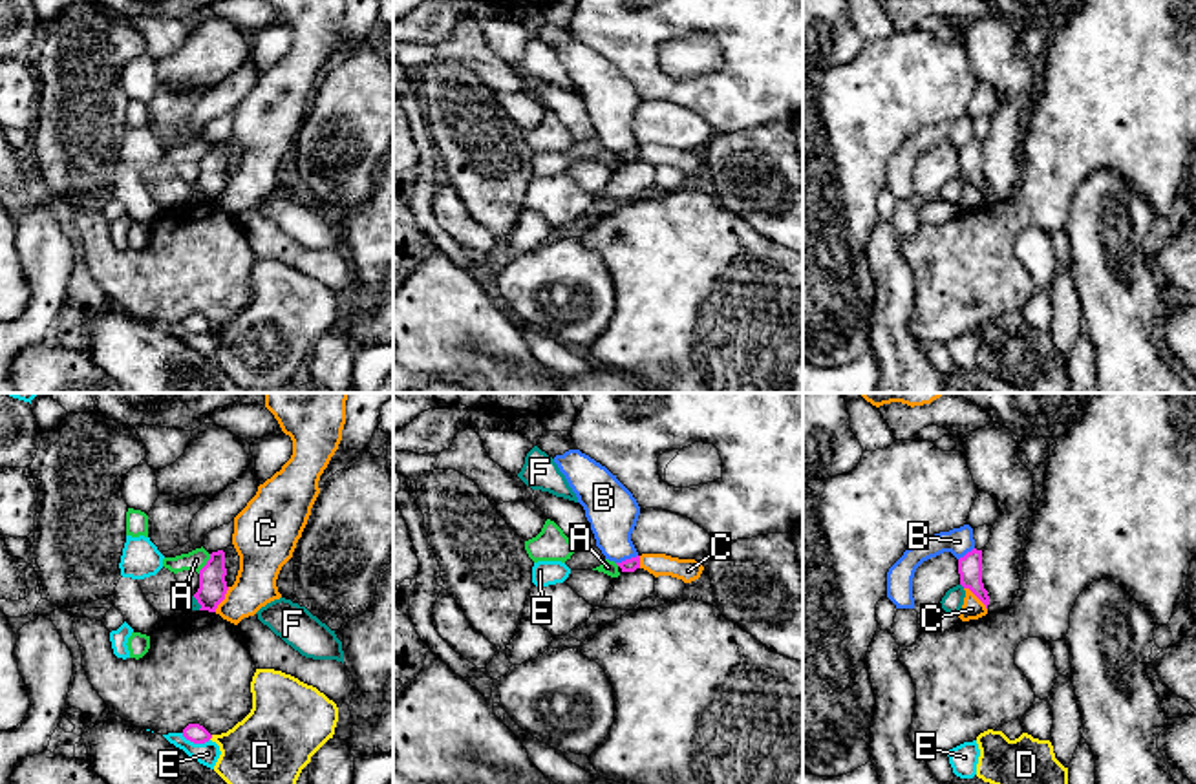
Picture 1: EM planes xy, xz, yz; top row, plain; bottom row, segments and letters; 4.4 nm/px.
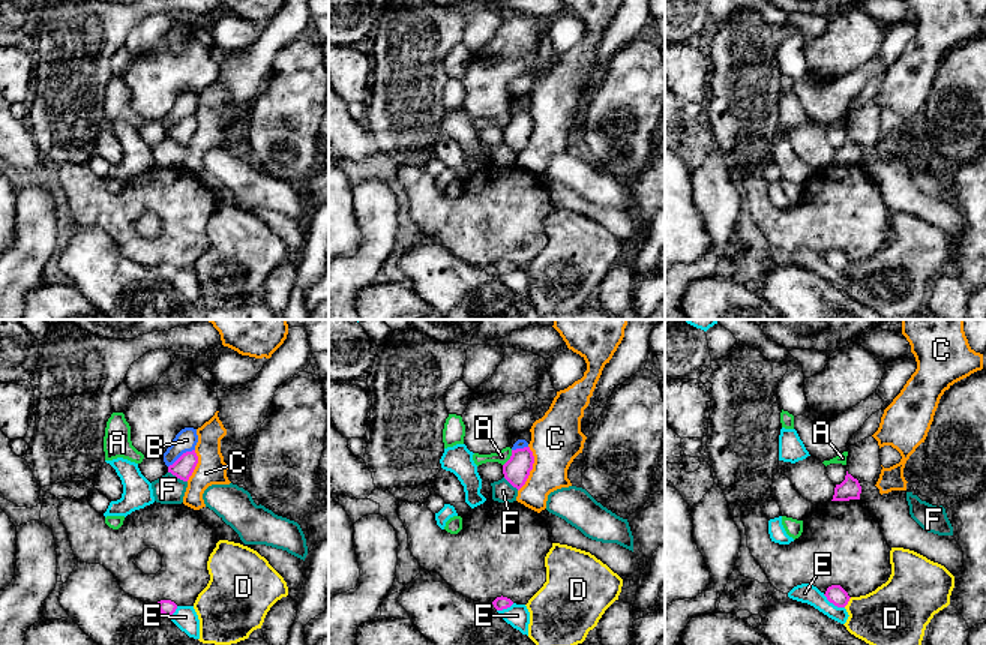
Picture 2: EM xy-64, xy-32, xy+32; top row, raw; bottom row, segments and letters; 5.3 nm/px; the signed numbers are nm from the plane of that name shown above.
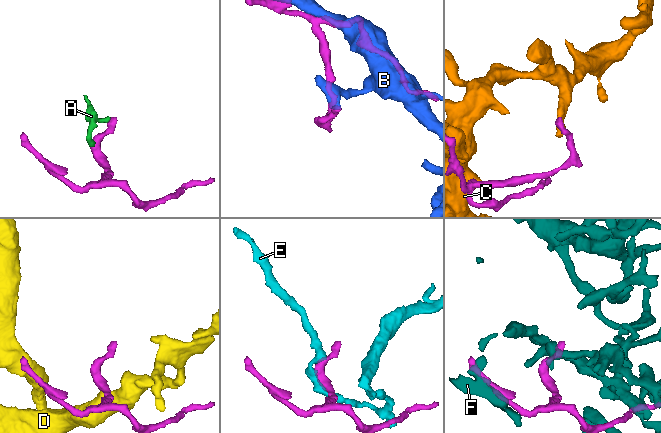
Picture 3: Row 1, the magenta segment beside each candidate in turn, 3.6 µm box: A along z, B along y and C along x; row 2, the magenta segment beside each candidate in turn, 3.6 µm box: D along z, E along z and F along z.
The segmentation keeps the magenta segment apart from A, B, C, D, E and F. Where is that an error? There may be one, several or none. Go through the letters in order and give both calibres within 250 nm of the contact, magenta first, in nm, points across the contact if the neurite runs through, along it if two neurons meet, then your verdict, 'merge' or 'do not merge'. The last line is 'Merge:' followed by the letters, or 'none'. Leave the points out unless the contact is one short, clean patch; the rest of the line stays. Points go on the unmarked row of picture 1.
A: 130 nm thick on the magenta side, 90 nm on the other; do not merge
B: 60 nm thick on the magenta side, 220 nm on the other; do not merge
C: 130 nm thick on the magenta side, 200 nm on the other; do not merge
D: 90 nm thick on the magenta side, 360 nm on the other; border along xy (213, 326), (209, 329); do not merge
E: 90 nm thick on the magenta side, 100 nm on the other; do not merge
F: 110 nm thick on the magenta side, 90 nm on the other; do not merge
Merge: none

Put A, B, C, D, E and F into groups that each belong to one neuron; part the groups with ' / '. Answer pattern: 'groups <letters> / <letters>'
groups A / B / C / D / E / F

